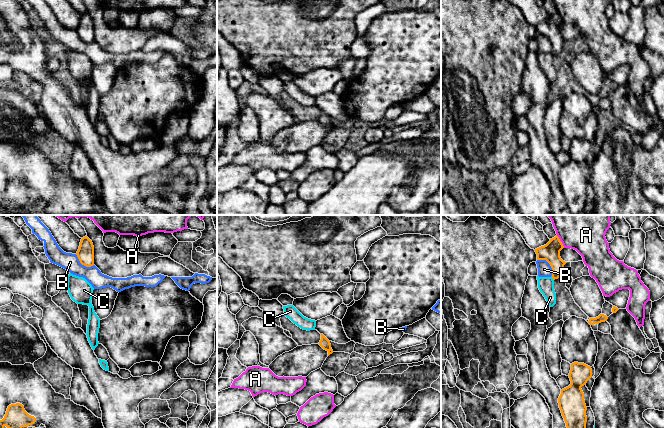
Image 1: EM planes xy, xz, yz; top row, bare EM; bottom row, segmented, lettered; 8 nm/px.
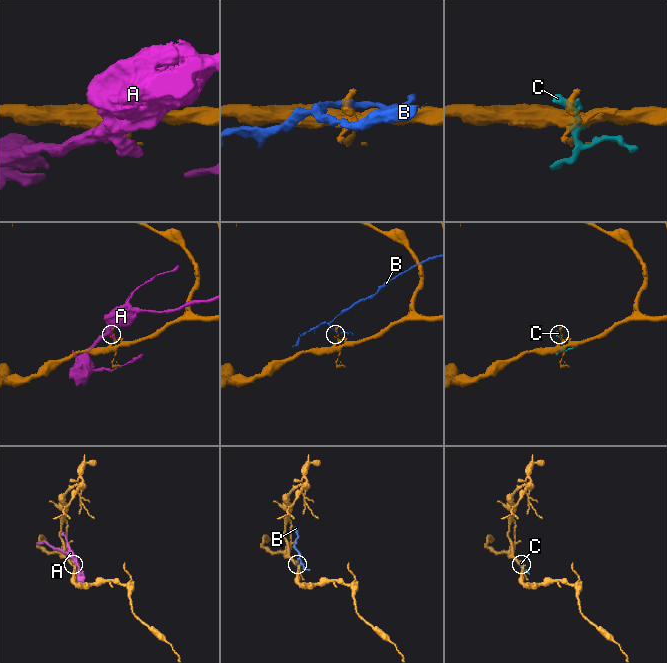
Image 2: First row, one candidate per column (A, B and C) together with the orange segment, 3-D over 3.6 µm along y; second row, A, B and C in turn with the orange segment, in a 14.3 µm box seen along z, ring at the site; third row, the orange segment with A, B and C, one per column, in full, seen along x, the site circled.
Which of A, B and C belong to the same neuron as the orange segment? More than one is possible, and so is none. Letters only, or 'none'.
none

